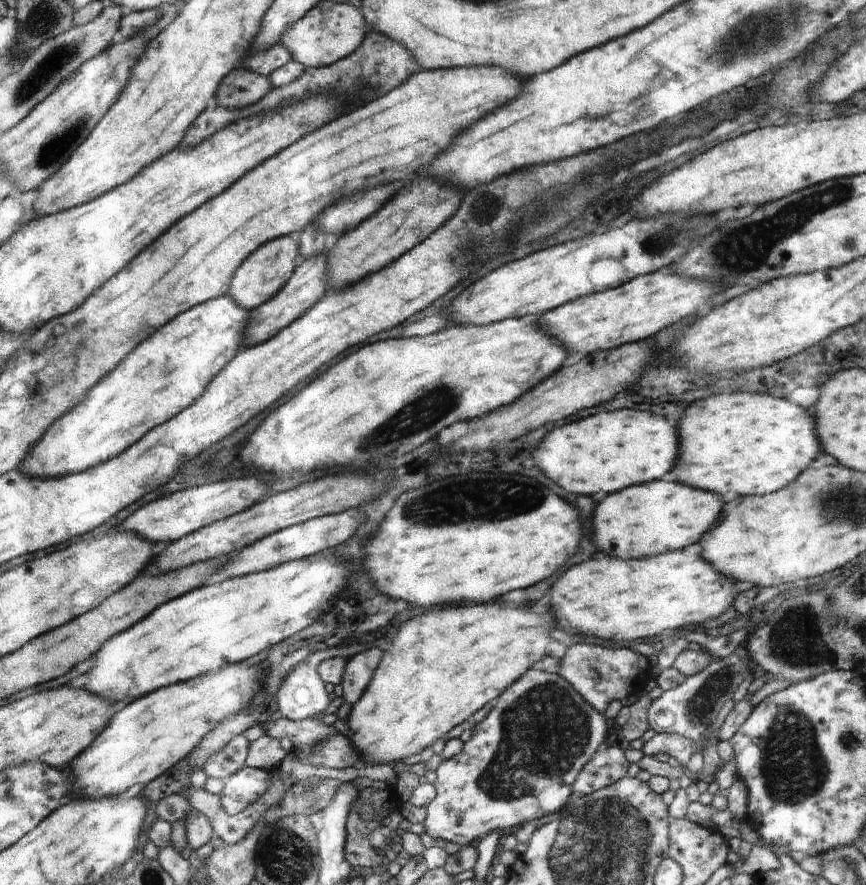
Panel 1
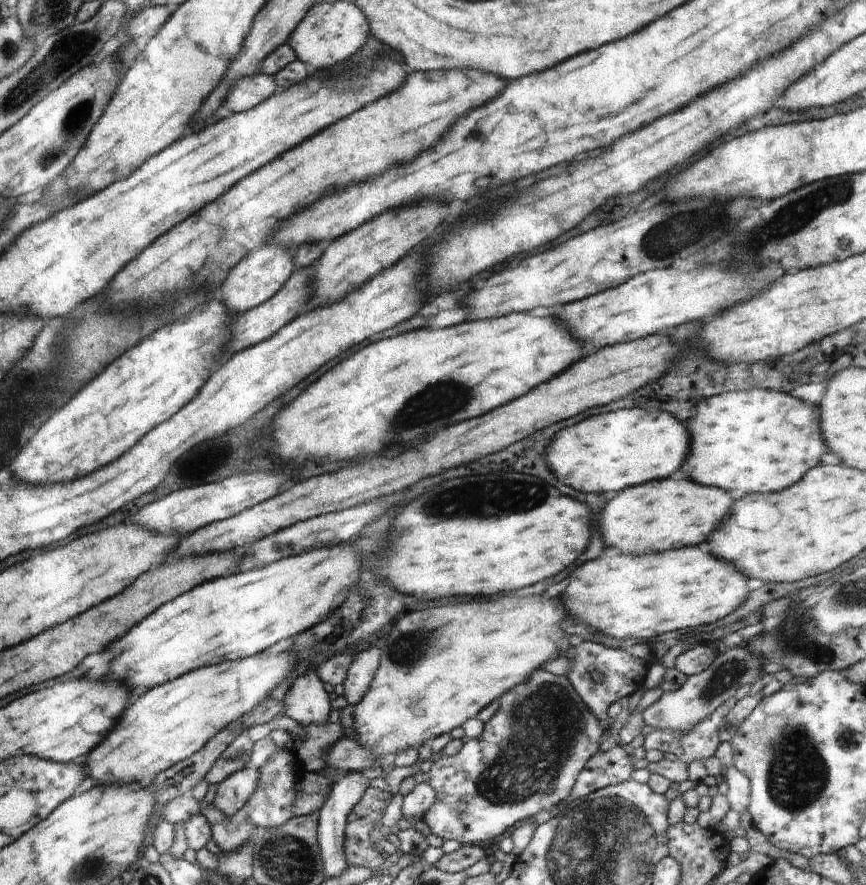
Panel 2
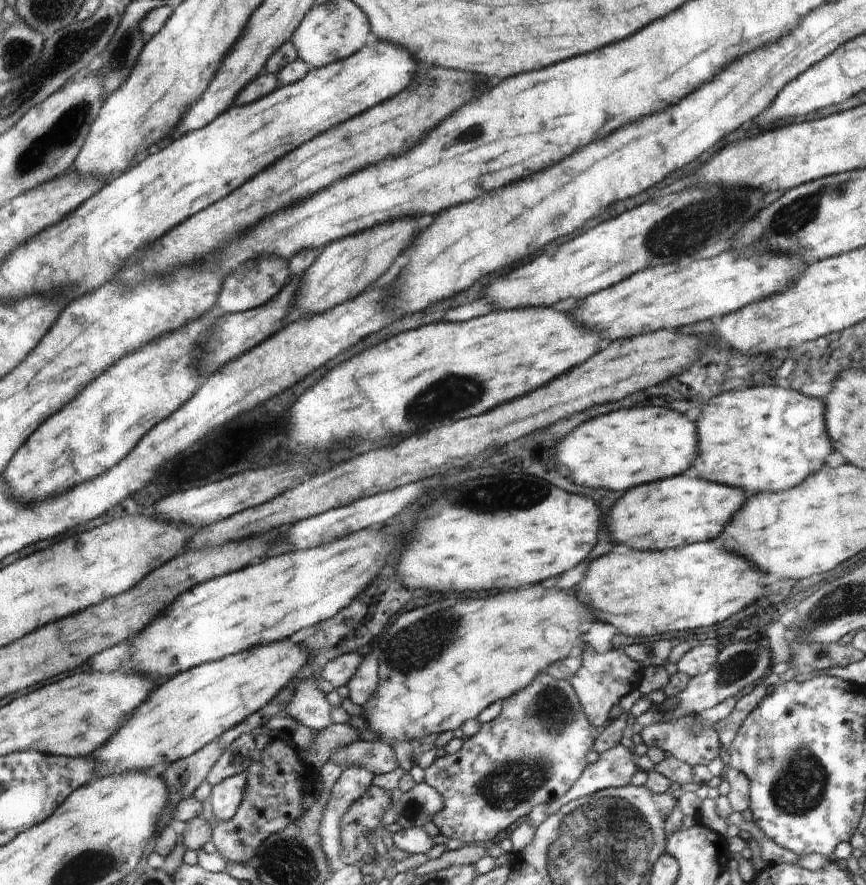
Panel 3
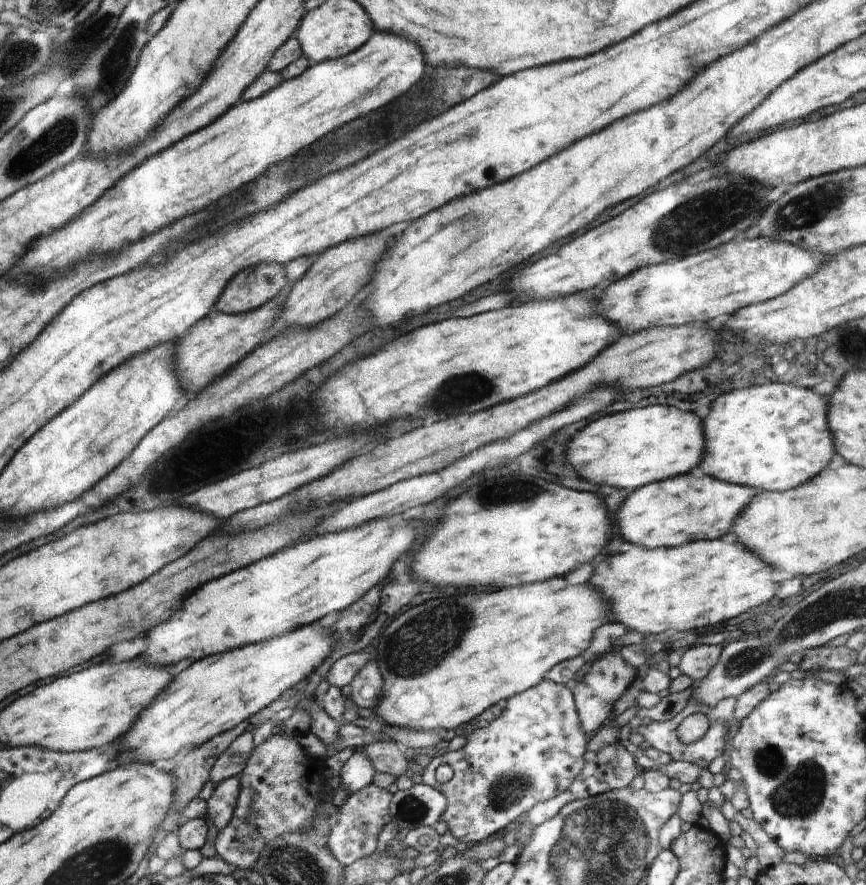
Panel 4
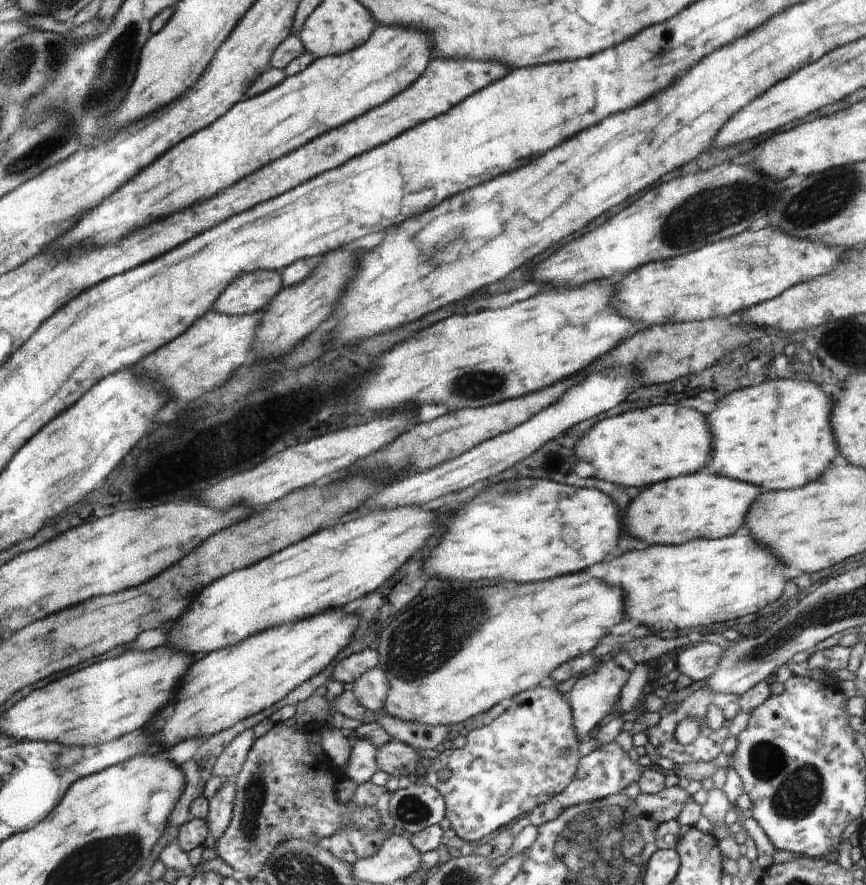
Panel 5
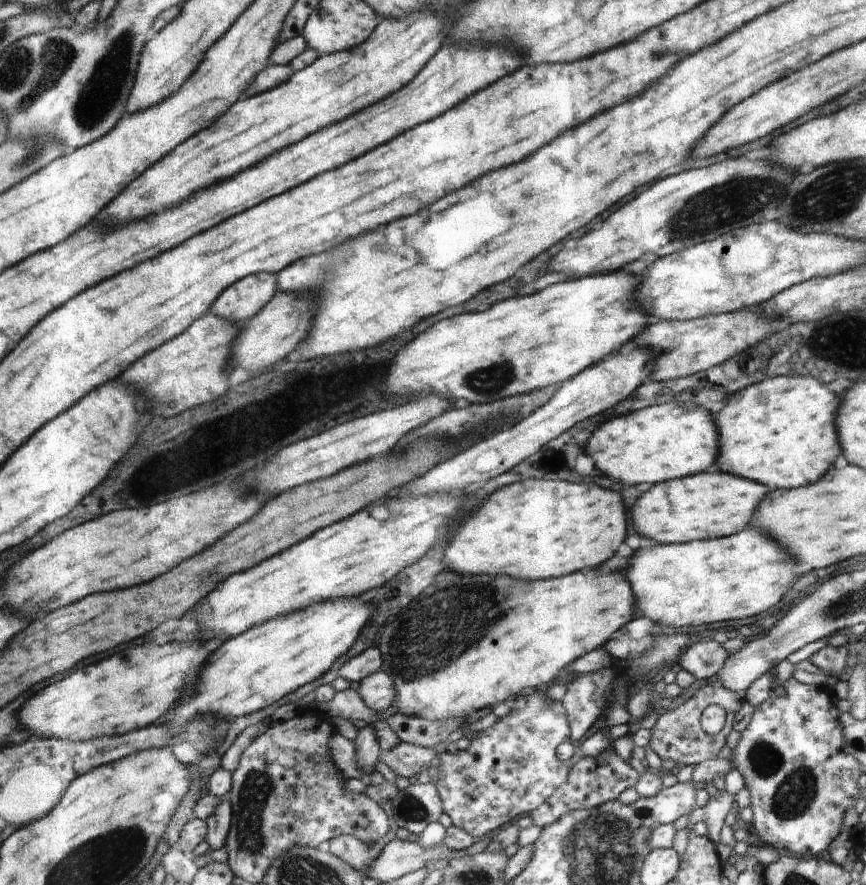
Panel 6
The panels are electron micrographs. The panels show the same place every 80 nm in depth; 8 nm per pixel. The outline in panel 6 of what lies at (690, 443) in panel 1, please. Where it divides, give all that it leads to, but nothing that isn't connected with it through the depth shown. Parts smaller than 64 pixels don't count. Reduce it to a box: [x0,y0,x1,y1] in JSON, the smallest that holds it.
[710,375,842,490]

